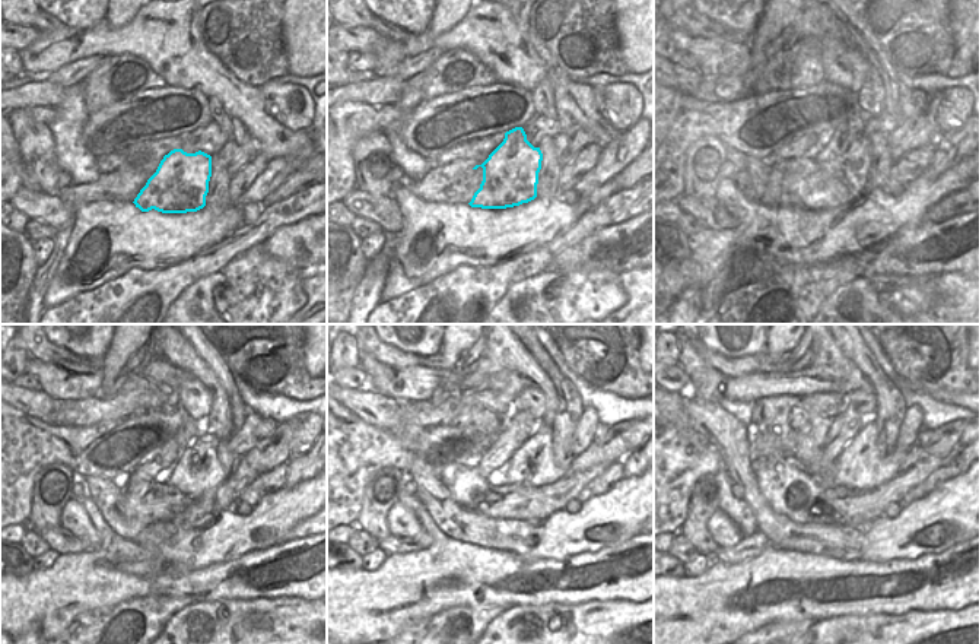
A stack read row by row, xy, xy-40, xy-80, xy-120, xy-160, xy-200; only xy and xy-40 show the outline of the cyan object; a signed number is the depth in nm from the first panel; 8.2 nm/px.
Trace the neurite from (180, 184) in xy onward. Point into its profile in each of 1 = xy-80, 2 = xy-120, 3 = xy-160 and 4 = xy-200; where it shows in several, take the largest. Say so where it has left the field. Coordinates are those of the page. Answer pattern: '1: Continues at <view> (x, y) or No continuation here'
1: Continues at xy-80 (836, 174)
2: Continues at xy-120 (199, 472)
3: Continues at xy-160 (533, 463)
4: Continues at xy-200 (864, 463).

